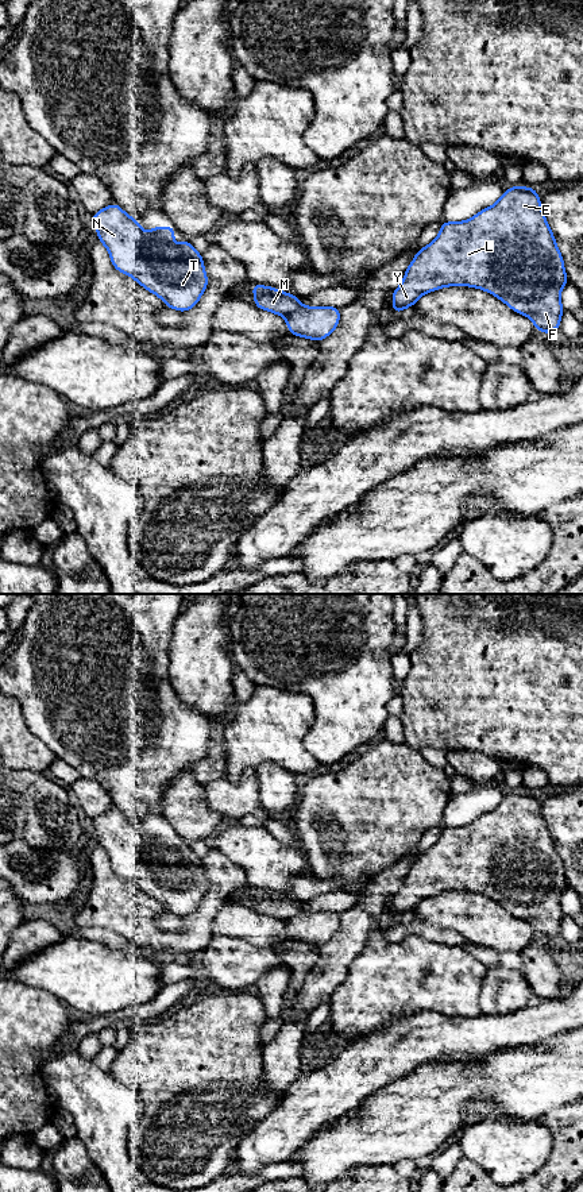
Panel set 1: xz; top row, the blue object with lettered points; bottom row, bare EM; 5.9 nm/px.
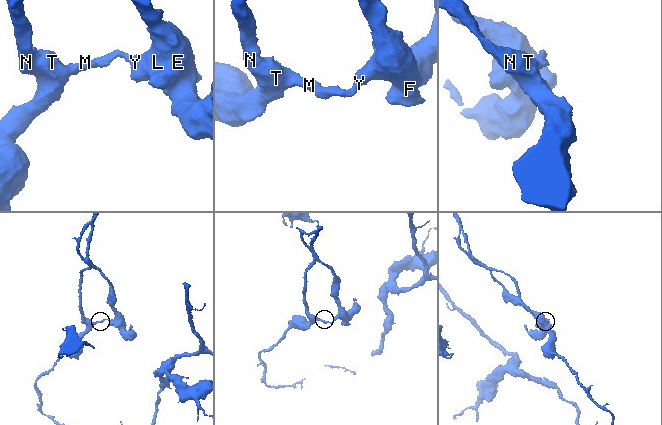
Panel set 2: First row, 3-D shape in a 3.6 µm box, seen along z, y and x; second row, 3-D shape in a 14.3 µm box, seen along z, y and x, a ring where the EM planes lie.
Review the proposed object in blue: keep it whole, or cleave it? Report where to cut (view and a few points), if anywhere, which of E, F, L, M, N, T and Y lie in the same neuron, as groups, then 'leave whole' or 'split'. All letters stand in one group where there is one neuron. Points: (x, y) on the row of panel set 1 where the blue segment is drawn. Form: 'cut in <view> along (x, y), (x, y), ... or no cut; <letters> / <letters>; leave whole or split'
cut in xz along (300, 305), (286, 317); E F L Y / M N T; split

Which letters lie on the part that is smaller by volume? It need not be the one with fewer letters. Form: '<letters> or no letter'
M, N, T

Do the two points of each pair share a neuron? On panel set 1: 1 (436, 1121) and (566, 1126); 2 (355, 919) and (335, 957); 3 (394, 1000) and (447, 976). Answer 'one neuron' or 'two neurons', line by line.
1: two neurons
2: one neuron
3: one neuron

